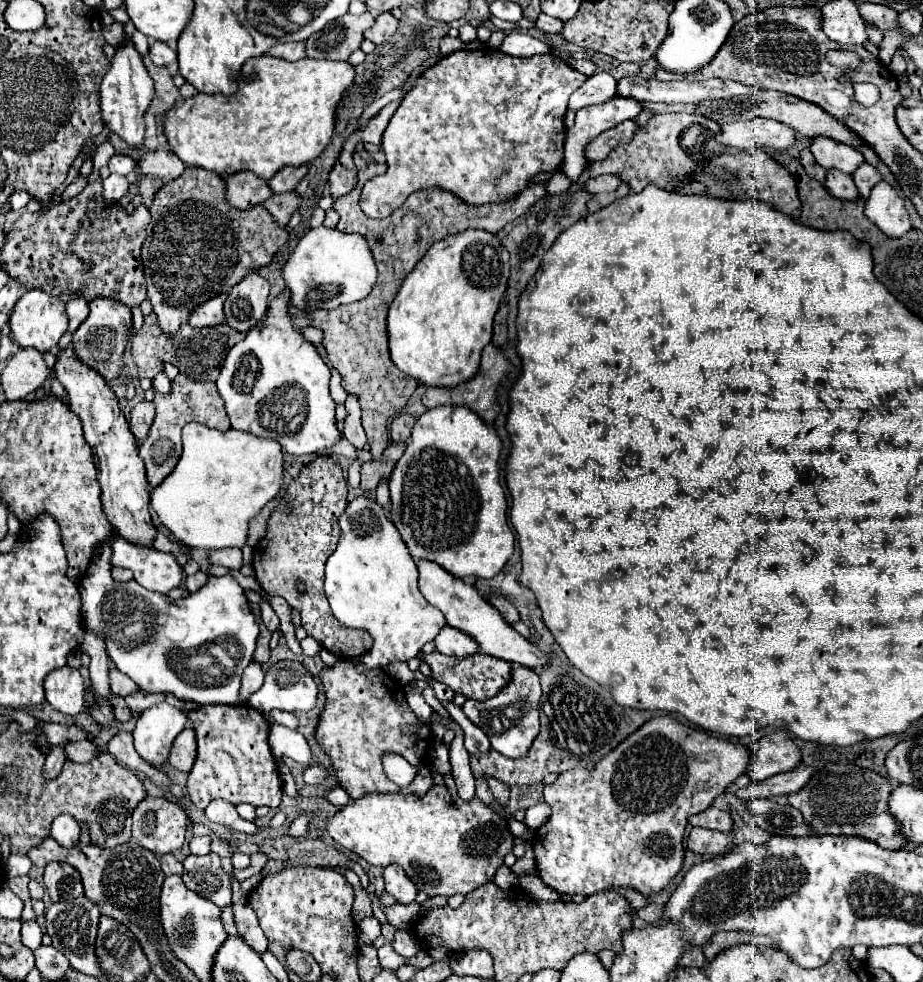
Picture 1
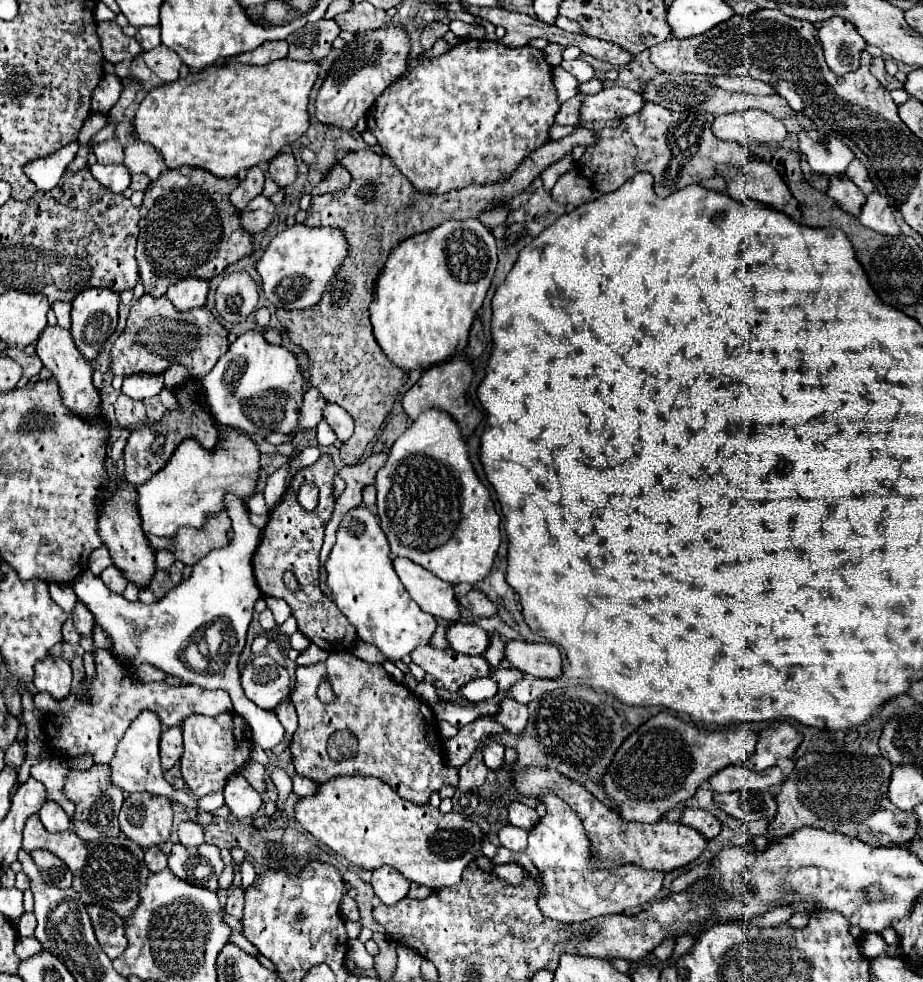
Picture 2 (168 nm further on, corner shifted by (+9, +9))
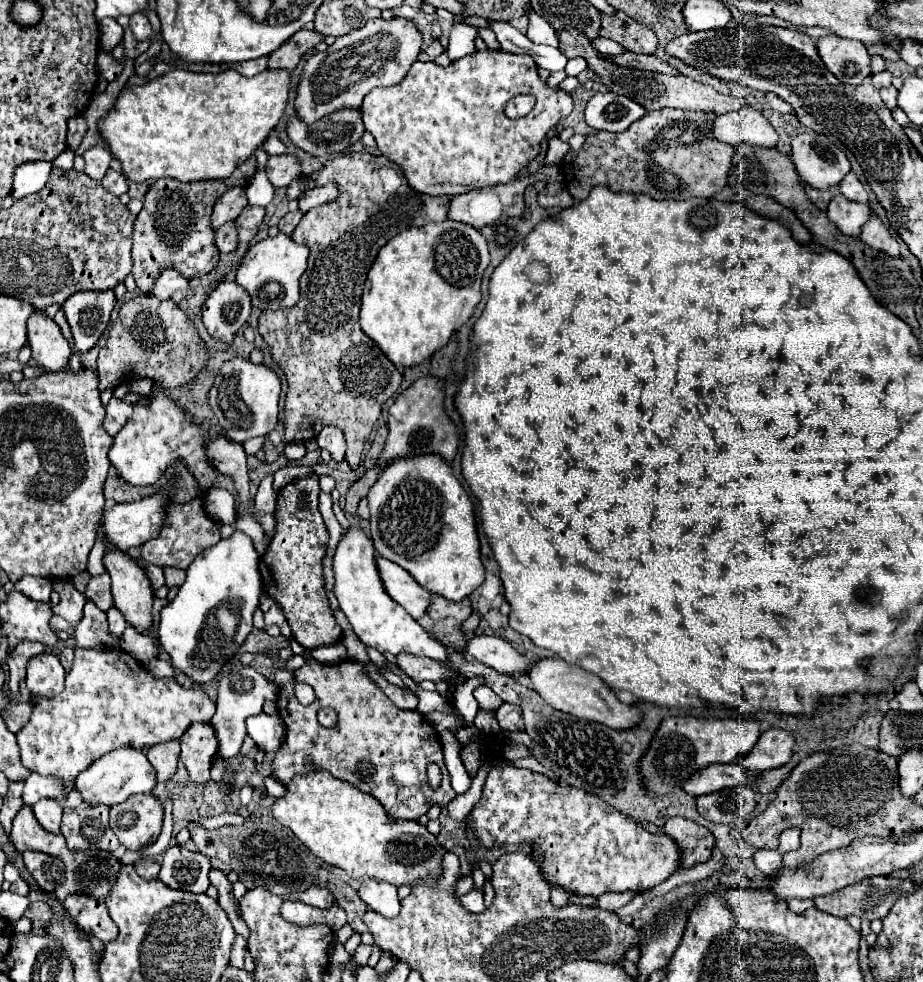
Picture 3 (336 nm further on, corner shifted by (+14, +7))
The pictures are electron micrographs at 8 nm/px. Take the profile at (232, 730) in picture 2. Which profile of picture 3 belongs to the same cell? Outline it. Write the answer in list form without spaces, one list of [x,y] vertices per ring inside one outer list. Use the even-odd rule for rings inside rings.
[[[194,724],[182,738],[182,754],[180,758],[184,760],[188,774],[192,782],[196,784],[206,784],[208,782],[208,772],[212,766],[212,758],[218,750],[216,734],[210,724]]]

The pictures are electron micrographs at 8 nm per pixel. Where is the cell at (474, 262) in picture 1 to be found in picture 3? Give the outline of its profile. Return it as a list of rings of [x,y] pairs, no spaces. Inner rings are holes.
[[[444,220],[420,228],[408,228],[384,244],[368,272],[362,294],[360,326],[380,346],[380,350],[396,366],[414,366],[442,348],[454,330],[458,330],[480,302],[480,282],[490,264],[488,244],[484,236],[466,224]]]

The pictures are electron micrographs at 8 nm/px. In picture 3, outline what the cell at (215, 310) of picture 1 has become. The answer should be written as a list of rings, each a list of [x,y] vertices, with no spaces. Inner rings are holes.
[[[166,268],[164,272],[158,274],[154,286],[152,286],[152,294],[160,300],[174,300],[180,302],[184,298],[188,290],[188,280],[184,276],[180,276],[174,268]]]

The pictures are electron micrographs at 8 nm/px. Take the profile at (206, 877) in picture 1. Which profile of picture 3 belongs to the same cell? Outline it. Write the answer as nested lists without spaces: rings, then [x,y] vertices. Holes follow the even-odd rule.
[[[172,846],[164,852],[160,880],[168,888],[186,890],[186,892],[206,892],[210,886],[208,880],[210,858],[204,858],[200,852],[186,850],[184,846]]]

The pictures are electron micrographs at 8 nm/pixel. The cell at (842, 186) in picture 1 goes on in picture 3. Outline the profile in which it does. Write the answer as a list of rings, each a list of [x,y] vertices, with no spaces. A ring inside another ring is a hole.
[[[836,196],[832,198],[832,202],[828,204],[828,218],[832,224],[836,224],[836,228],[846,234],[846,236],[860,236],[862,226],[868,222],[872,210],[868,204],[858,204],[858,202],[848,202],[848,198],[844,196]]]

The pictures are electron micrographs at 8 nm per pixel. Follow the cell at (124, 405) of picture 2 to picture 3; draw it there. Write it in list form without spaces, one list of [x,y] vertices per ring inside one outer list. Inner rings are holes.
[[[112,396],[112,400],[106,406],[106,418],[104,418],[104,428],[110,436],[116,436],[120,428],[128,422],[128,416],[132,416],[132,404],[122,402],[120,398]]]

